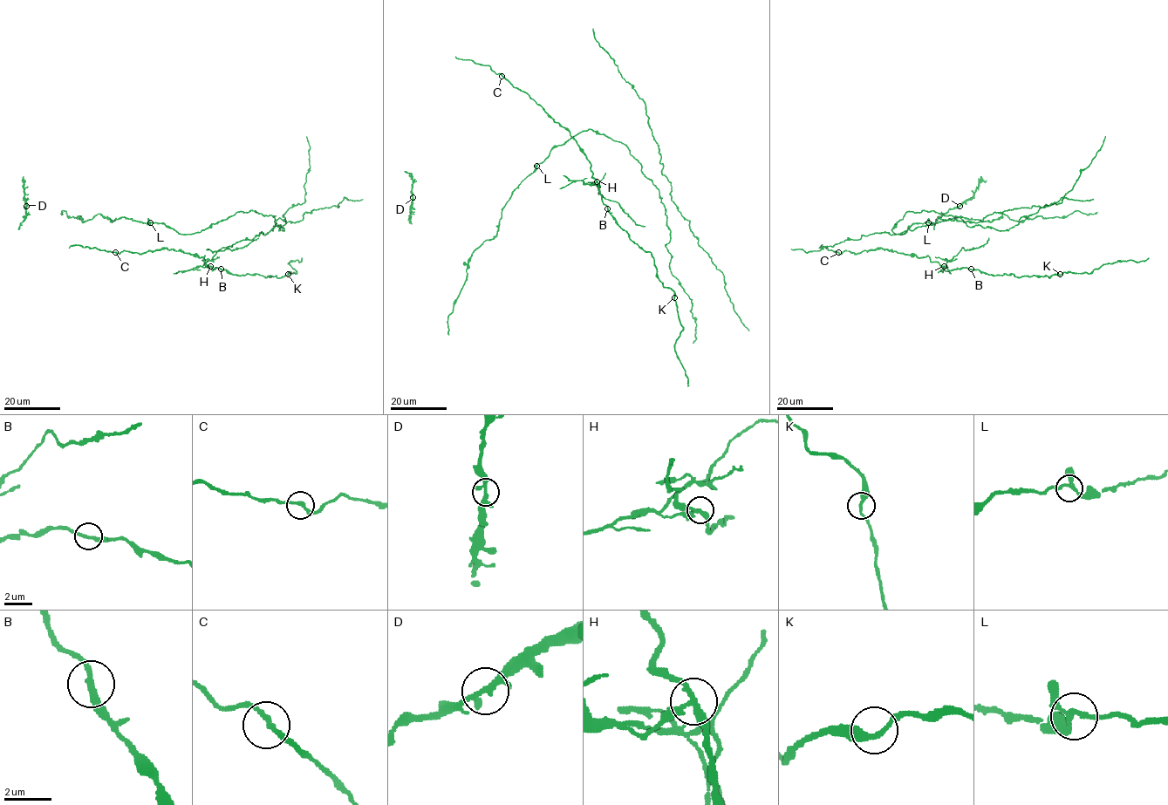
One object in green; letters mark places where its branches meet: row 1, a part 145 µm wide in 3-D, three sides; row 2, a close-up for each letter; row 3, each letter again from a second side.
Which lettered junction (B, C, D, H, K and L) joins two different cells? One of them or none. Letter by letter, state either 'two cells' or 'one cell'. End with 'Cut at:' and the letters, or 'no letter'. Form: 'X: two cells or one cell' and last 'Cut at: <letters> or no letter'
B: one cell
C: one cell
D: one cell
H: two cells
K: one cell
L: one cell
Cut at: H

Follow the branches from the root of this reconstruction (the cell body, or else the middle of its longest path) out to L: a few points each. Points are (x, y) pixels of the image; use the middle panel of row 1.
L: (577, 133), (555, 146), (536, 166)

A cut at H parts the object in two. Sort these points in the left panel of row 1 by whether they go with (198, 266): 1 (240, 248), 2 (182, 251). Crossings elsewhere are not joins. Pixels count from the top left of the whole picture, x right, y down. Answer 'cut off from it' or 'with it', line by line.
1: with it
2: cut off from it

